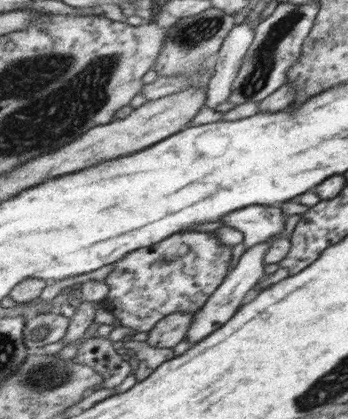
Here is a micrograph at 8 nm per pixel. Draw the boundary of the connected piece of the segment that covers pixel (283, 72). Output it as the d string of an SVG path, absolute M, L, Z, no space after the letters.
M317 1L306 4L278 3L272 15L259 23L253 44L233 82L231 104L260 103L286 84L288 70L299 60L304 42L315 26L320 5L321 2Z

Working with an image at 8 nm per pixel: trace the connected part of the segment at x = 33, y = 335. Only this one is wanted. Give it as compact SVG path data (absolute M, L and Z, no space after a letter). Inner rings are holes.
M58 311L29 316L24 330L24 341L31 351L40 351L47 344L63 339L70 327L70 318Z

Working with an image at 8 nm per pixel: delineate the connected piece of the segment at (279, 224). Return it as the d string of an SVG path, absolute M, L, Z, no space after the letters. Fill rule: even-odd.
M279 204L271 206L253 205L221 218L224 225L240 231L243 235L243 248L248 250L256 244L282 234L285 230L287 215Z

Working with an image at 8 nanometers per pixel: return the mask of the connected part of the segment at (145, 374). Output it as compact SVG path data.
M136 336L120 347L122 350L133 352L136 359L135 377L137 381L149 378L163 363L169 362L169 360L176 357L173 348L153 346L143 336Z

